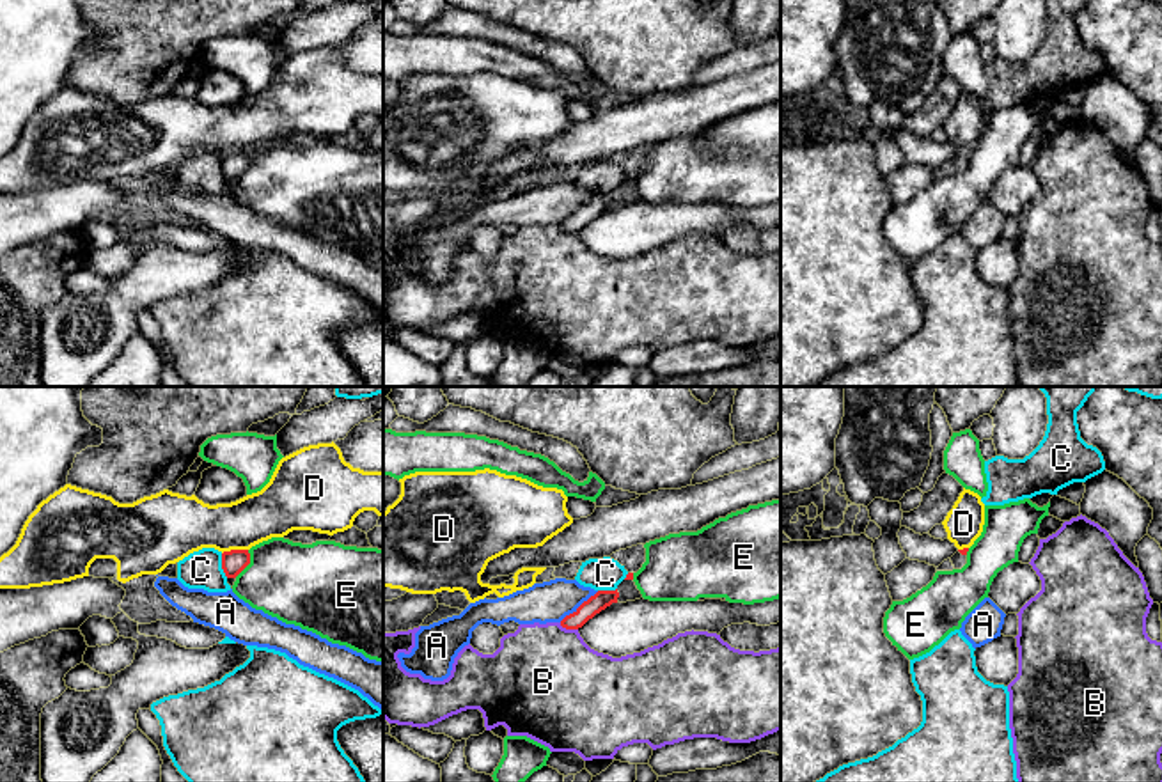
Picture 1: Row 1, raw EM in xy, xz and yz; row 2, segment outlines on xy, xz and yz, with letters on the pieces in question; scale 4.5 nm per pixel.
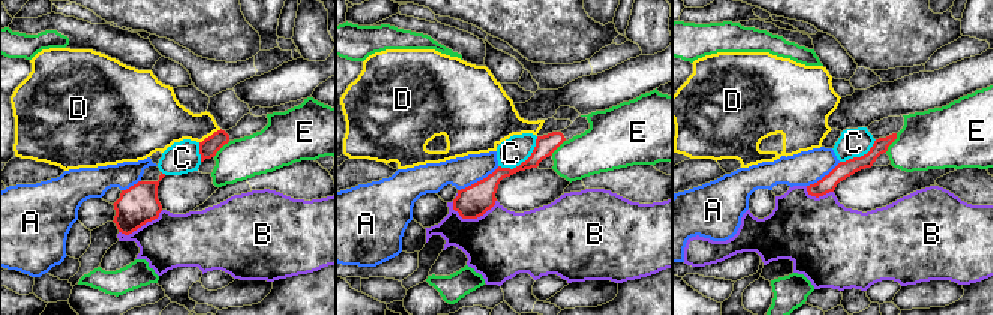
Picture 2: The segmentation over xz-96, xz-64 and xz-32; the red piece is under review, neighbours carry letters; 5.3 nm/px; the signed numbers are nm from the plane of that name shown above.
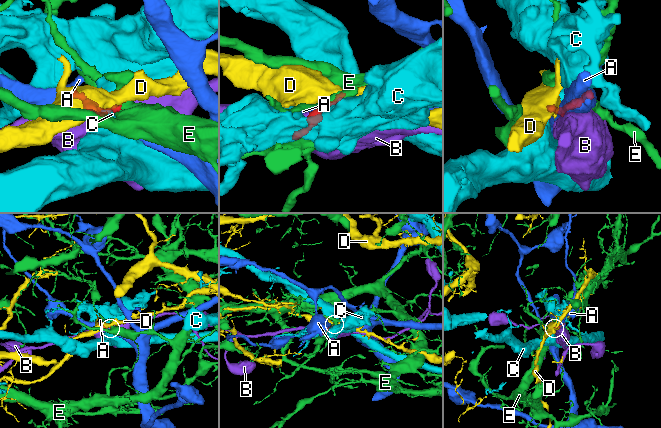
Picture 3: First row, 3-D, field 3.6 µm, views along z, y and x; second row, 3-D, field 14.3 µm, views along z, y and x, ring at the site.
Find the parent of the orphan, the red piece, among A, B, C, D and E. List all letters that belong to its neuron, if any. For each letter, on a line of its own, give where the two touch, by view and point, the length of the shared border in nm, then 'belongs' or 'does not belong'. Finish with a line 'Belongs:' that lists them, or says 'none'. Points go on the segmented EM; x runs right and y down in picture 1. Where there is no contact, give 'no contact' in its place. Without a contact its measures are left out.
A: meets red in xz at (580, 605); contact 240 nm long; does not belong
B: meets red in xz at (568, 628); contact 90 nm long; does not belong
C: meets red in xy at (222, 566); contact 120 nm long; does not belong
D: meets red in xy at (235, 550); contact 120 nm long; does not belong
E: meets red in xy at (247, 564); contact 140 nm long; does not belong
Belongs: none

